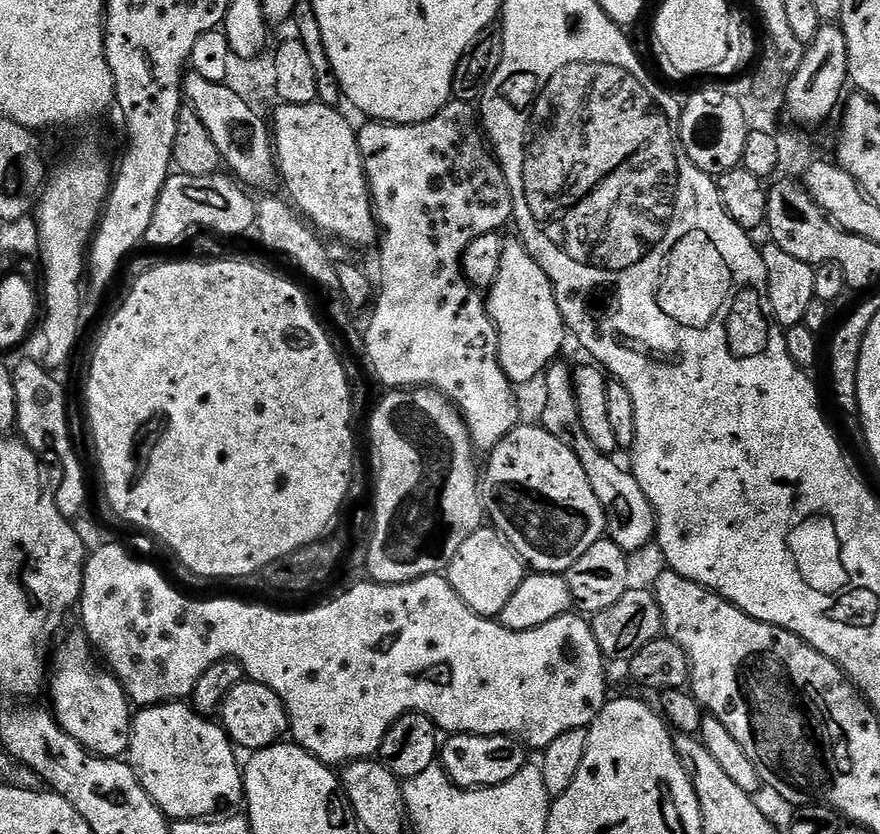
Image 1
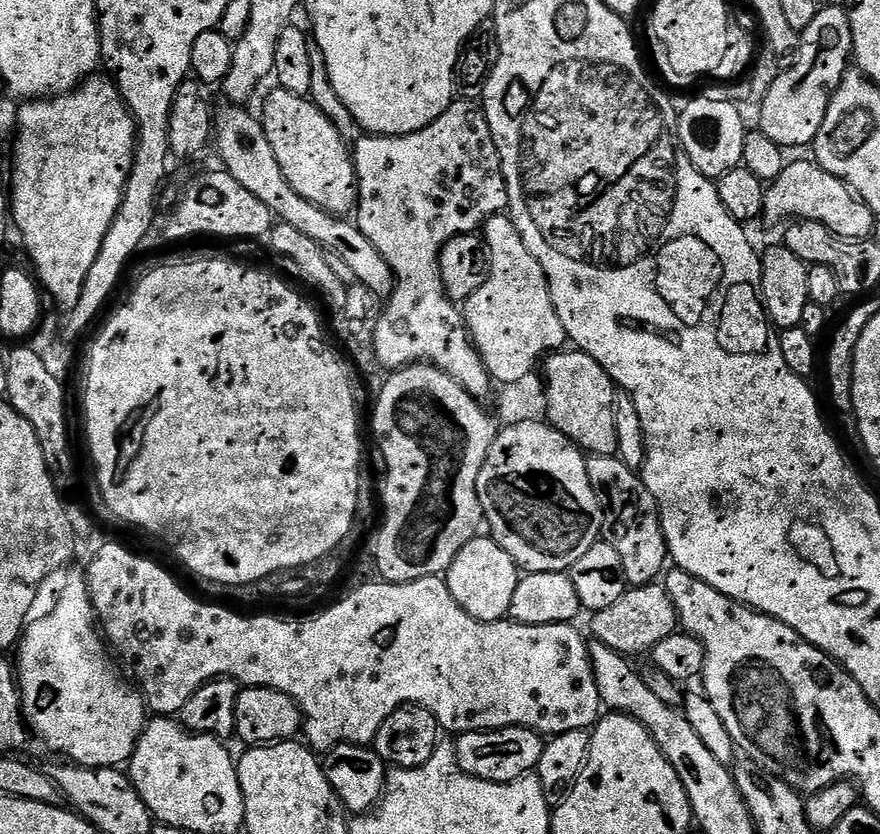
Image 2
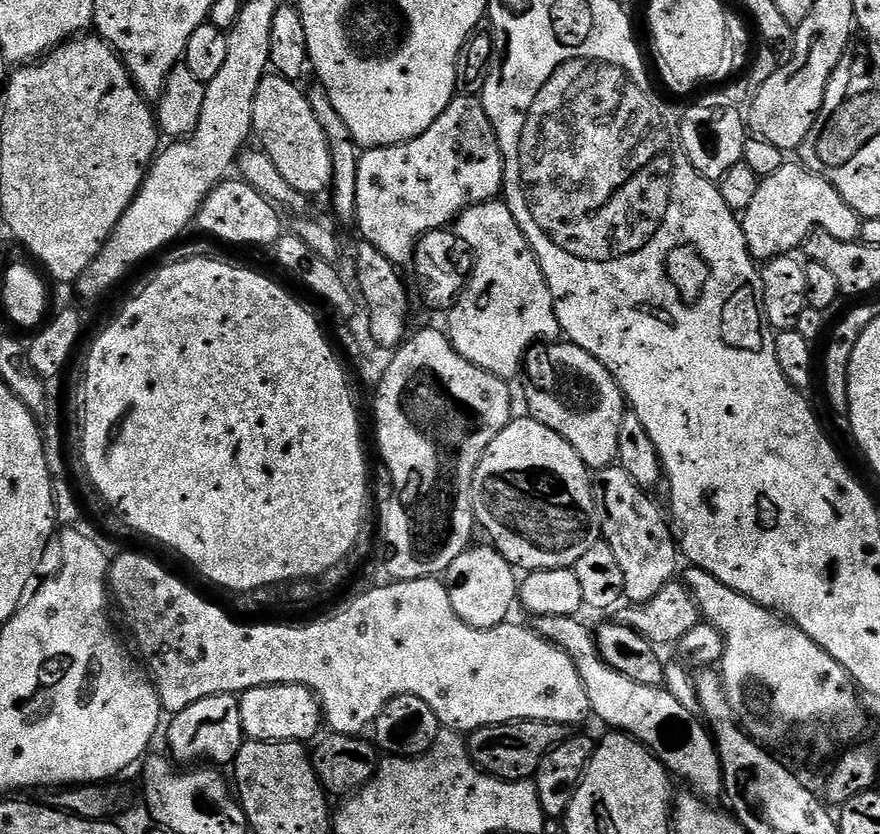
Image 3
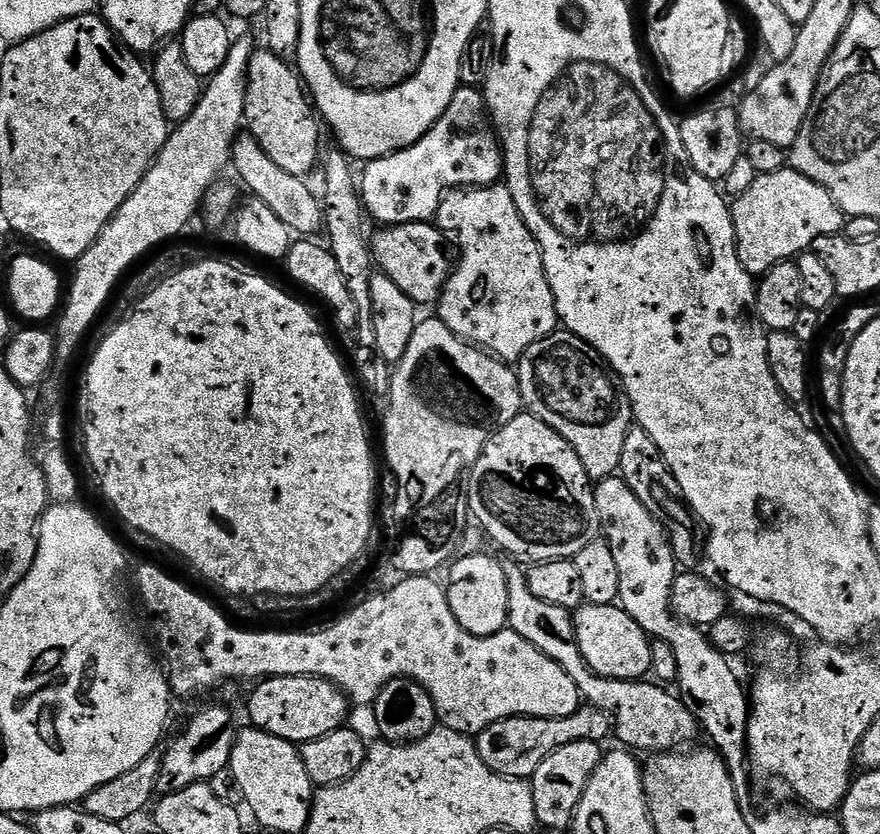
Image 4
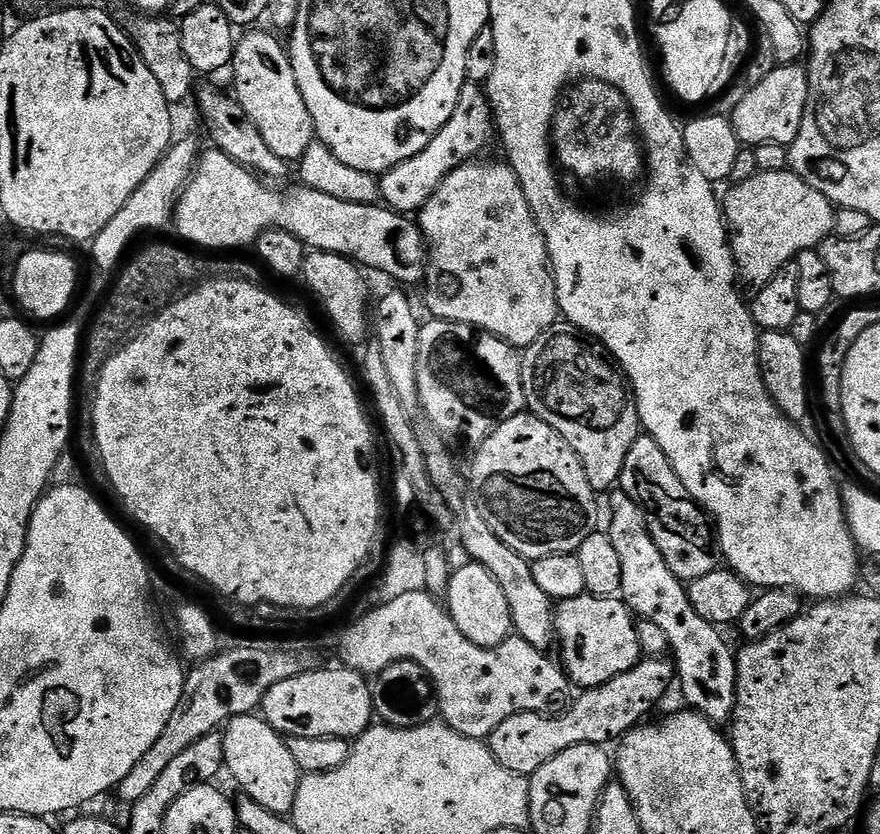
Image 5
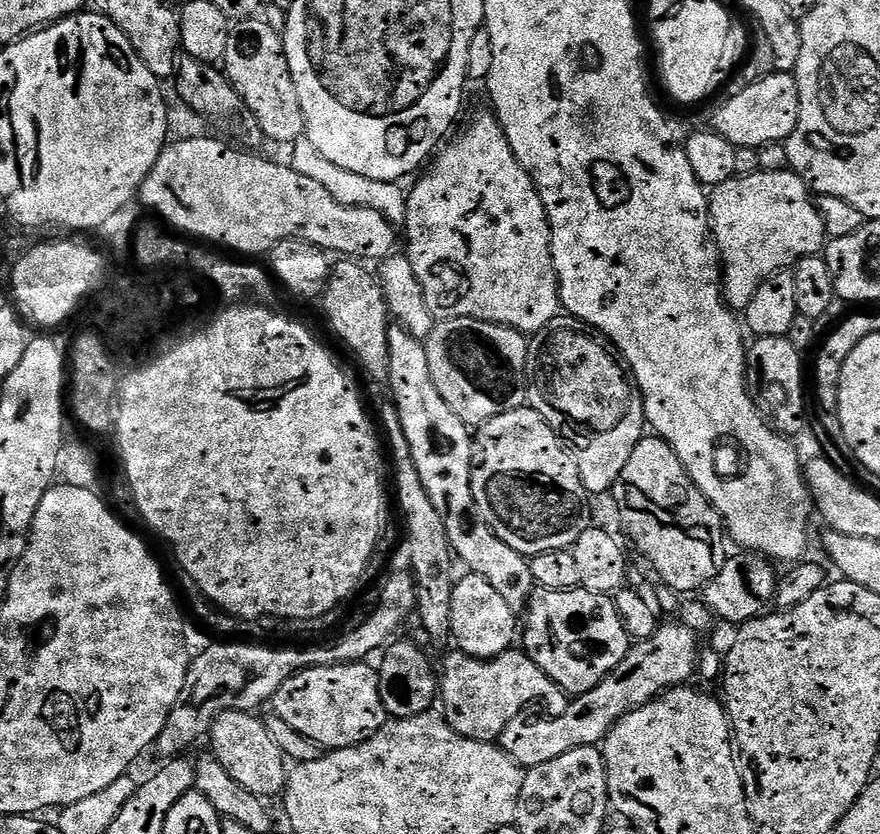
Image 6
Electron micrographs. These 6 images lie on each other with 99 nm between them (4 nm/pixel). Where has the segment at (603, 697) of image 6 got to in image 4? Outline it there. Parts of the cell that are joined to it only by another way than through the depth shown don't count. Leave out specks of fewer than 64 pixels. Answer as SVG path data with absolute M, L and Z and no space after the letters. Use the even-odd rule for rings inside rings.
M581 706L574 714L566 718L538 718L537 716L515 716L502 722L494 722L494 726L486 726L479 736L475 737L476 749L499 776L509 776L515 780L528 780L562 746L570 746L570 742L595 740L604 742L613 731L614 725L608 713L591 706Z

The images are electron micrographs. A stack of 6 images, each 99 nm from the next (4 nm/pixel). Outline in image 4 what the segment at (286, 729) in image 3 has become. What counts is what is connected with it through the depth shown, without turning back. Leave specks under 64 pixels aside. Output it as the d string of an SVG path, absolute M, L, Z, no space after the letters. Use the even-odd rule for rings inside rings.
M269 676L253 688L256 689L248 700L251 727L261 728L291 744L304 745L349 723L350 701L344 689L321 676Z

